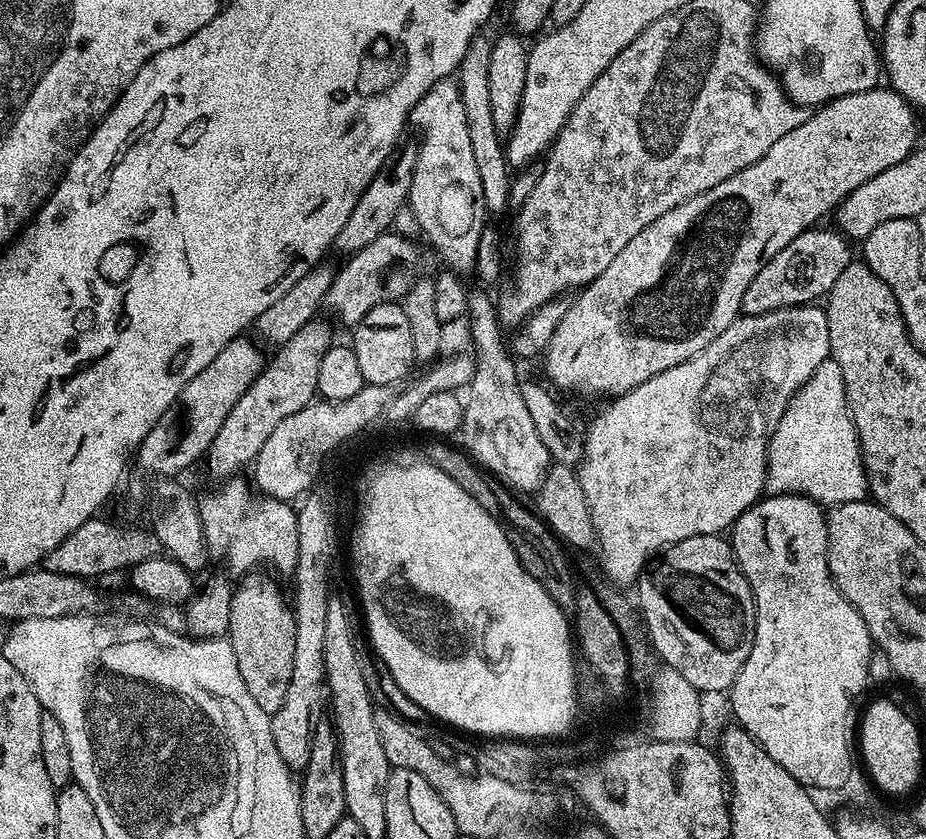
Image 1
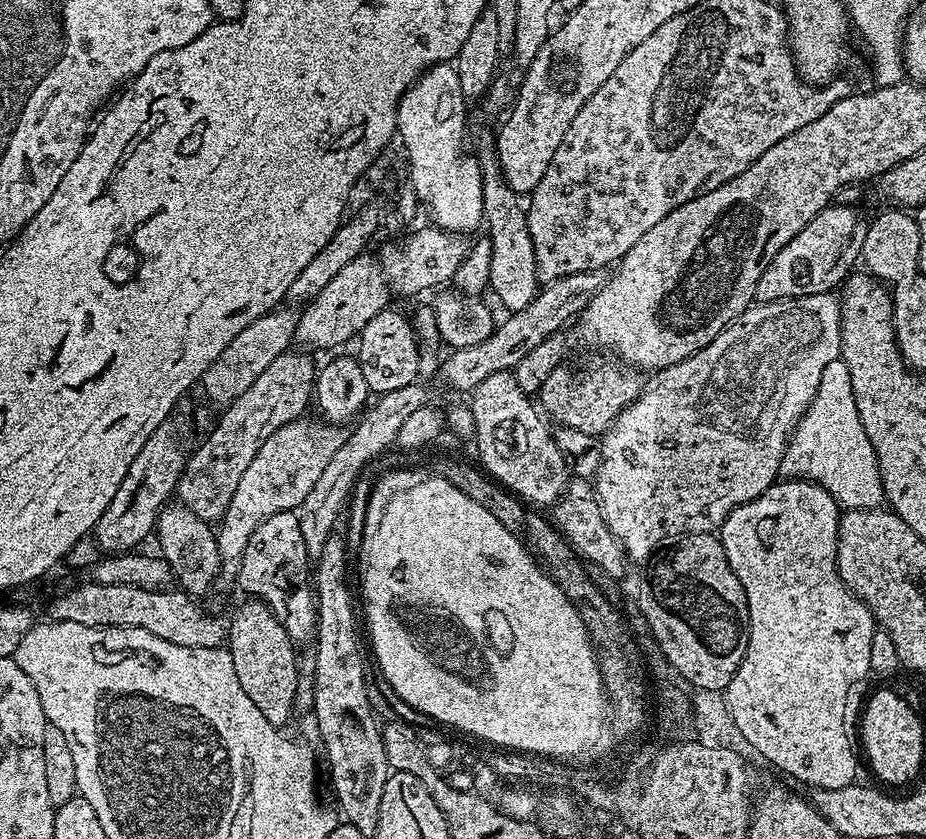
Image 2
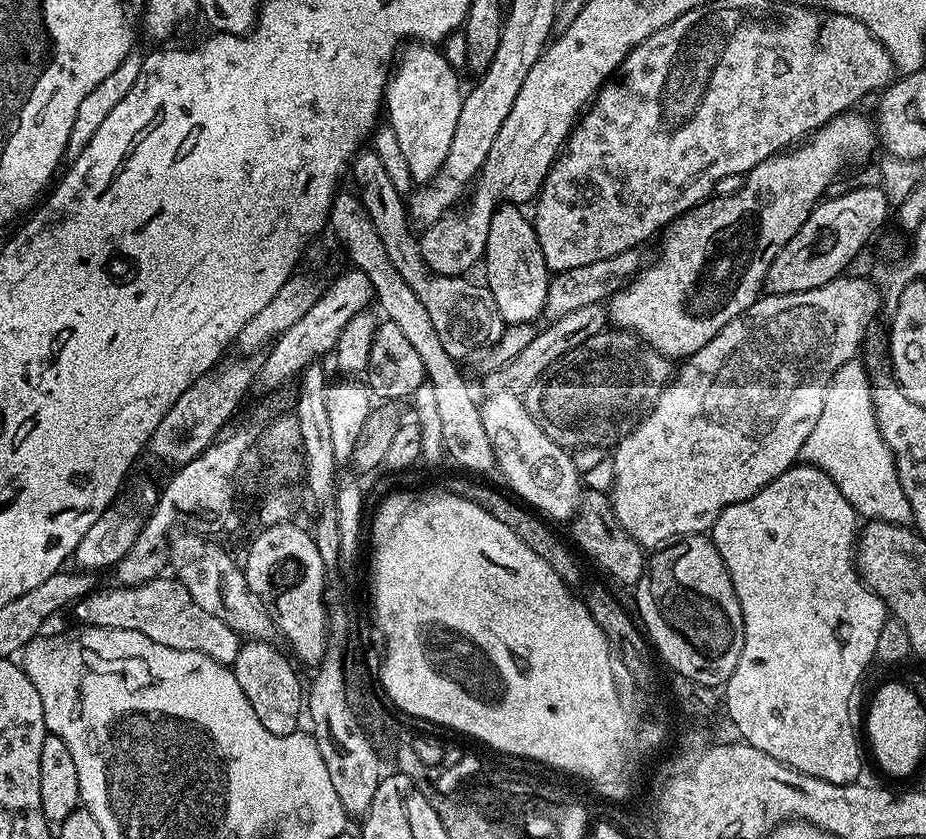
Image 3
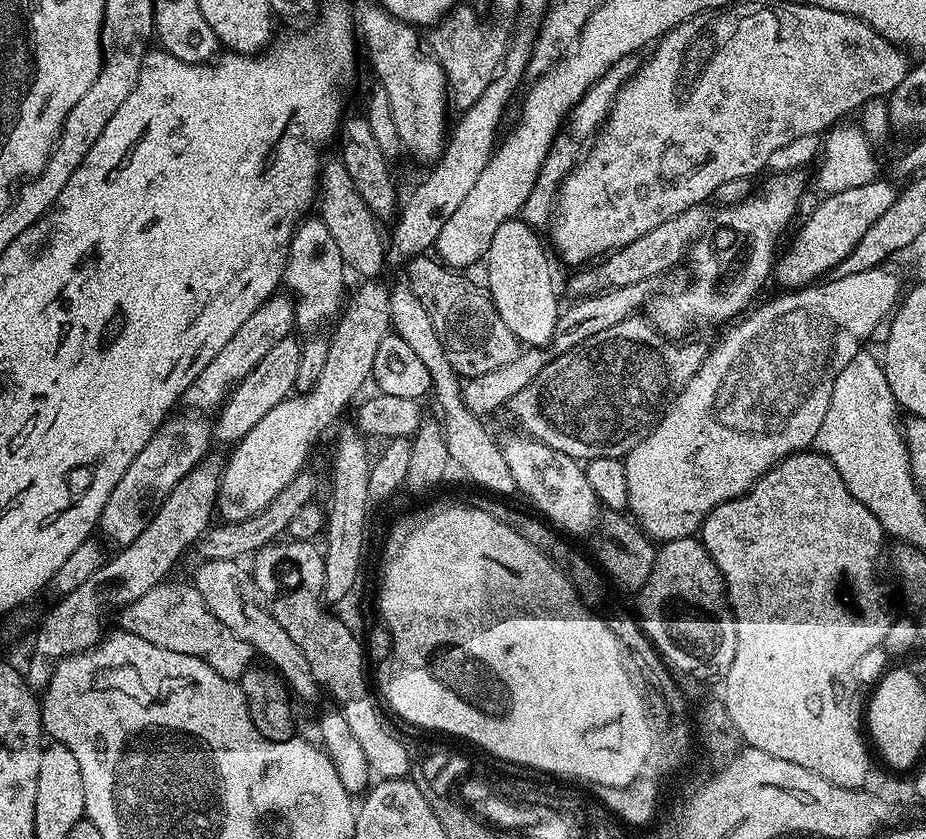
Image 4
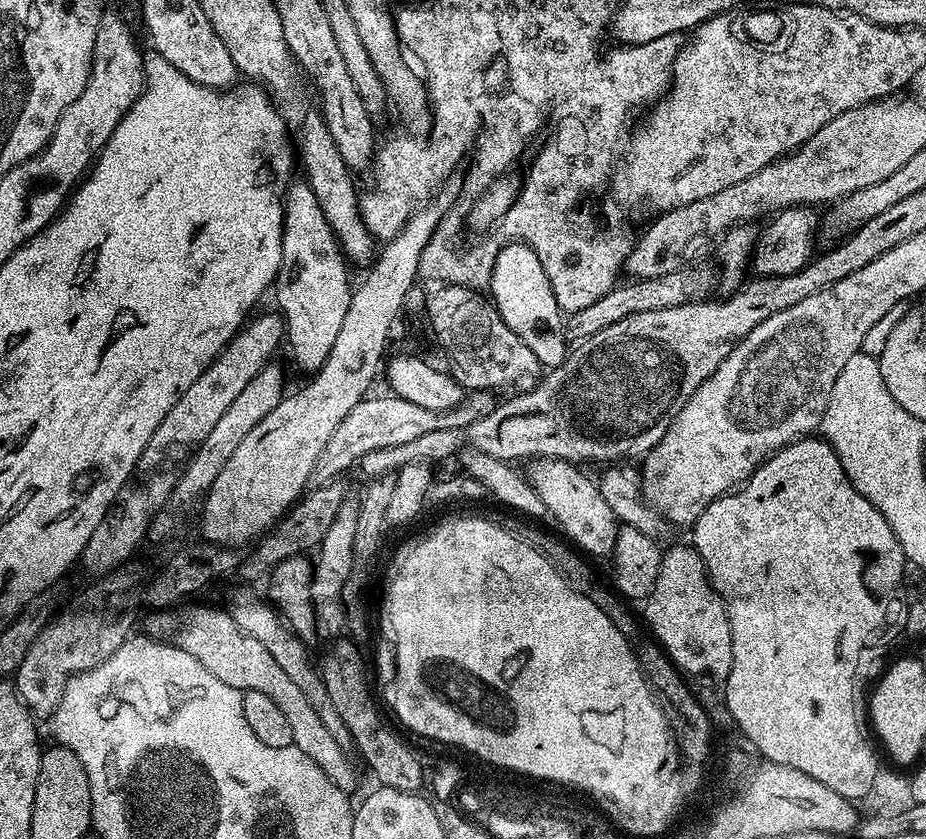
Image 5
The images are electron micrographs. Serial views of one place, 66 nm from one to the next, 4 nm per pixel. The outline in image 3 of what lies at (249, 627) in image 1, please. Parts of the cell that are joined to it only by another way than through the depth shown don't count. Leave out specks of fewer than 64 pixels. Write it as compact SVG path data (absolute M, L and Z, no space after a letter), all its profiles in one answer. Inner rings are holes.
M248 640L241 643L238 658L230 667L238 678L238 686L242 686L242 694L246 694L246 702L254 706L258 722L262 722L262 726L266 726L270 734L293 736L301 727L302 709L306 704L306 688L303 683L300 685L299 674L292 669L287 658L275 648L276 646L267 640Z

